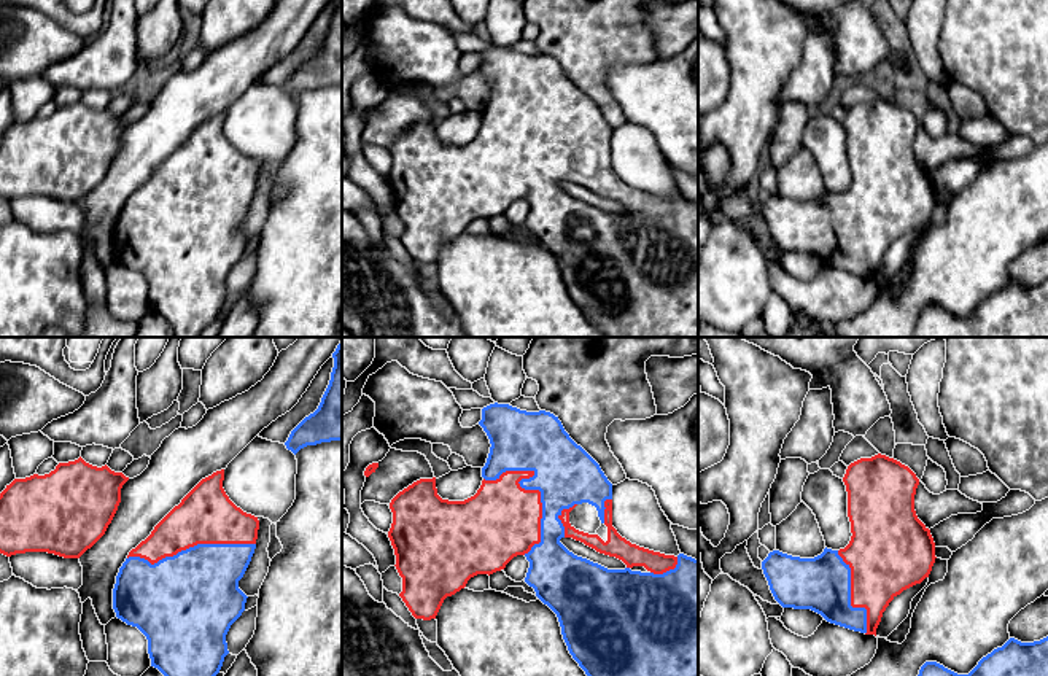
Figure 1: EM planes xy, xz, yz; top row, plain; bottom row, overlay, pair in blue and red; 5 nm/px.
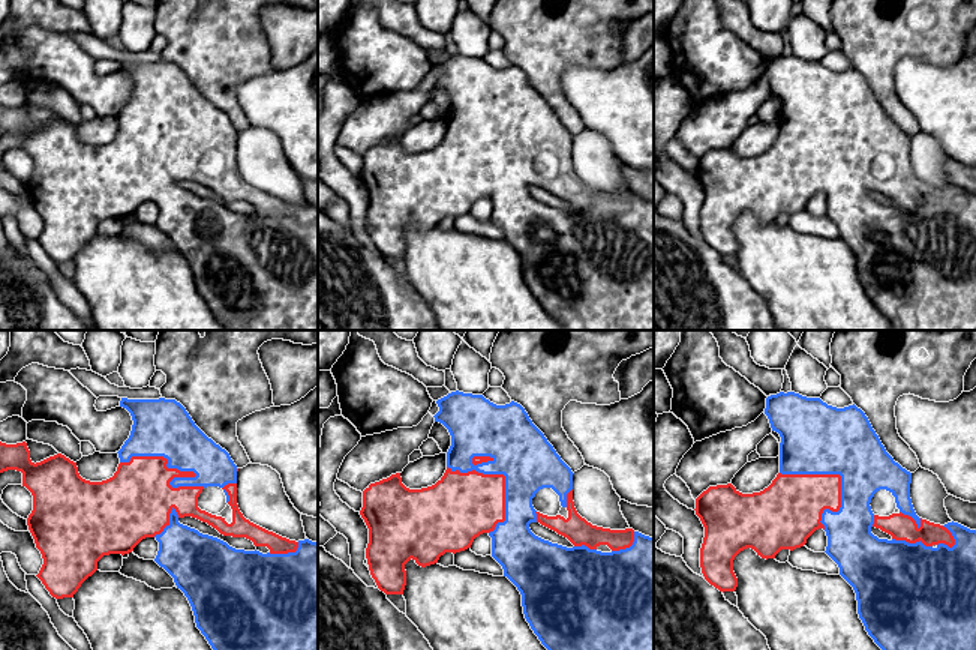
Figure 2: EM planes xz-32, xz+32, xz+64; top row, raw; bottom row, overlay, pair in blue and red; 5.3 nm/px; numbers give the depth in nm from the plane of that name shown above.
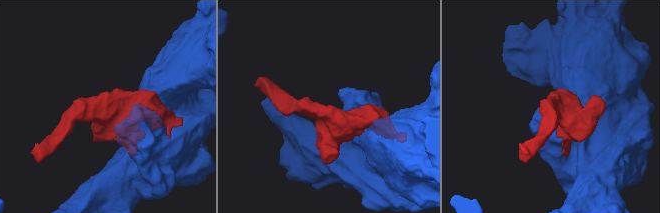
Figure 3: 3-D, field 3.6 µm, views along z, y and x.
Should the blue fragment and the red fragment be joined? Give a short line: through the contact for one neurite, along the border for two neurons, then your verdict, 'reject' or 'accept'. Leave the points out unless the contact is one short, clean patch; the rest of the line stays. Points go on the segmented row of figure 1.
accept

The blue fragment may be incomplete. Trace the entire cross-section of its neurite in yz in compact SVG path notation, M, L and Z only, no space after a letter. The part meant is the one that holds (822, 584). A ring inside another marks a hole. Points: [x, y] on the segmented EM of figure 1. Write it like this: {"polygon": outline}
{"polygon": "M886 455L851 463L843 477L848 491L851 541L844 549L800 558L773 550L762 561L774 600L782 608L811 609L827 622L875 635L883 612L903 590L929 577L935 563L935 542L930 530L918 519L914 495L916 474Z"}

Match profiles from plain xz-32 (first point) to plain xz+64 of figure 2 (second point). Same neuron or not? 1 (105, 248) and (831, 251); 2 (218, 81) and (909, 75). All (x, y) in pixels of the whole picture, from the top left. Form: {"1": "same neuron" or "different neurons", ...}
{"1": "same neuron", "2": "different neurons"}

